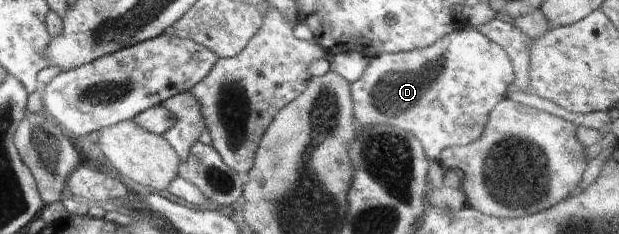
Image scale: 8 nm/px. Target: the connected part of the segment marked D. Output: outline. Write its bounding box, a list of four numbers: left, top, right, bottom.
[351,26,515,159]

